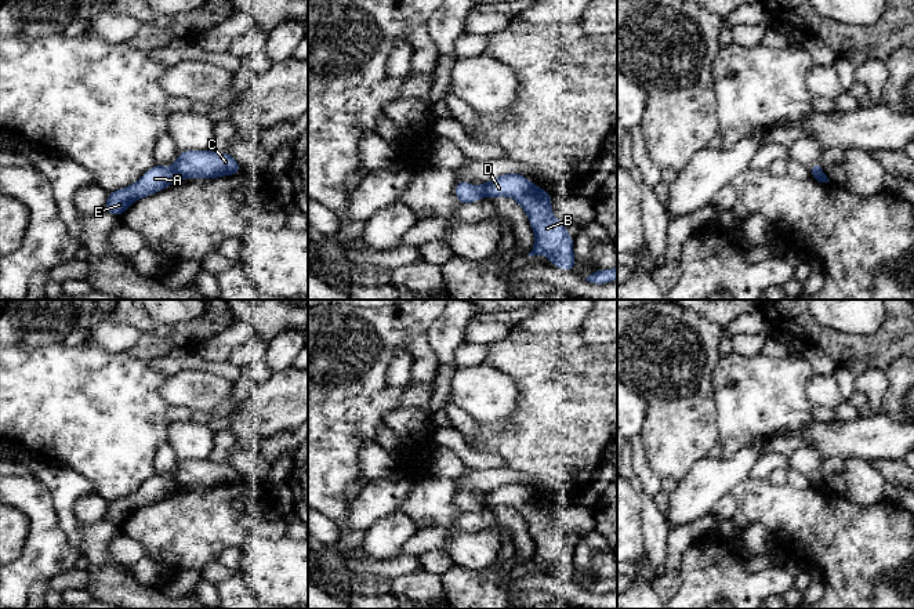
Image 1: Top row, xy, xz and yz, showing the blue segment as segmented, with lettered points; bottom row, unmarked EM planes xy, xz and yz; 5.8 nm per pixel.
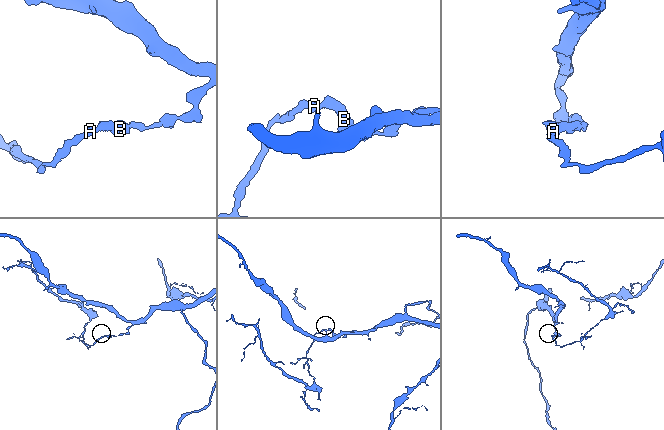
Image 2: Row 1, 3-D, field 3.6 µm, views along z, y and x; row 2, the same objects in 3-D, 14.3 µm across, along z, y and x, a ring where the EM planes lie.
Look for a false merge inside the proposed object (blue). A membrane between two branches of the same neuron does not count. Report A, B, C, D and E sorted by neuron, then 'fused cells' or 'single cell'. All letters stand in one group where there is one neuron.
A E / B C D | fused cells

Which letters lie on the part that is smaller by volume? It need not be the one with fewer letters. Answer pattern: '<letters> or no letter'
A, E

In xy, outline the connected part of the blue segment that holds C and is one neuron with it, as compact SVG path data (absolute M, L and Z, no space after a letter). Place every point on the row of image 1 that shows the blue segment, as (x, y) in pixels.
M206 151L179 152L173 167L181 180L186 178L218 178L224 175L235 175L242 171L235 157L229 153L214 153Z

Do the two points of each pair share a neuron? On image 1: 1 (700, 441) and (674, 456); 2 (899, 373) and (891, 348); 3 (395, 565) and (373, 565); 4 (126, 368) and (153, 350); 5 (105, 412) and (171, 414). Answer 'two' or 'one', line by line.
1: one
2: two
3: one
4: two
5: two

